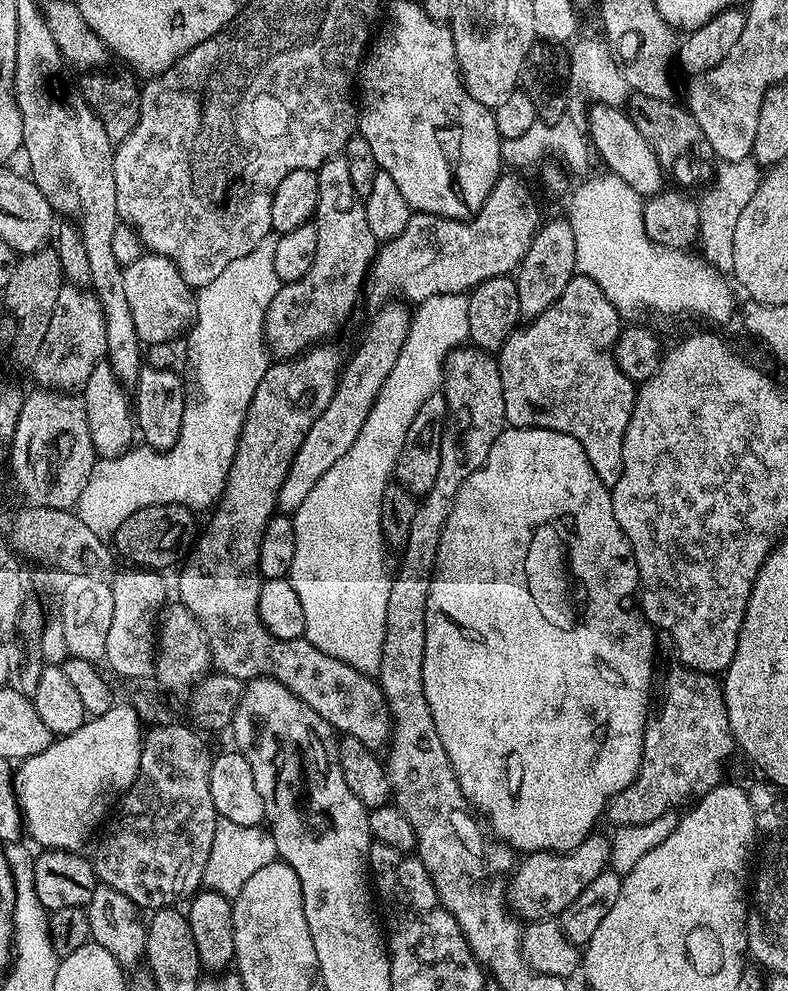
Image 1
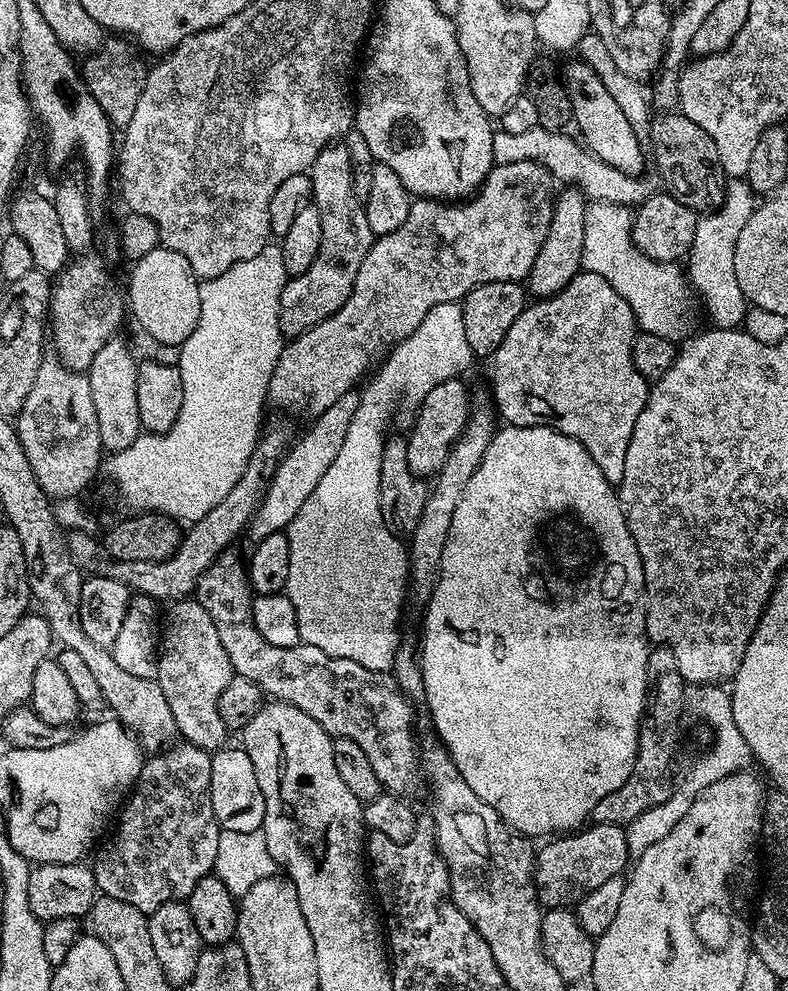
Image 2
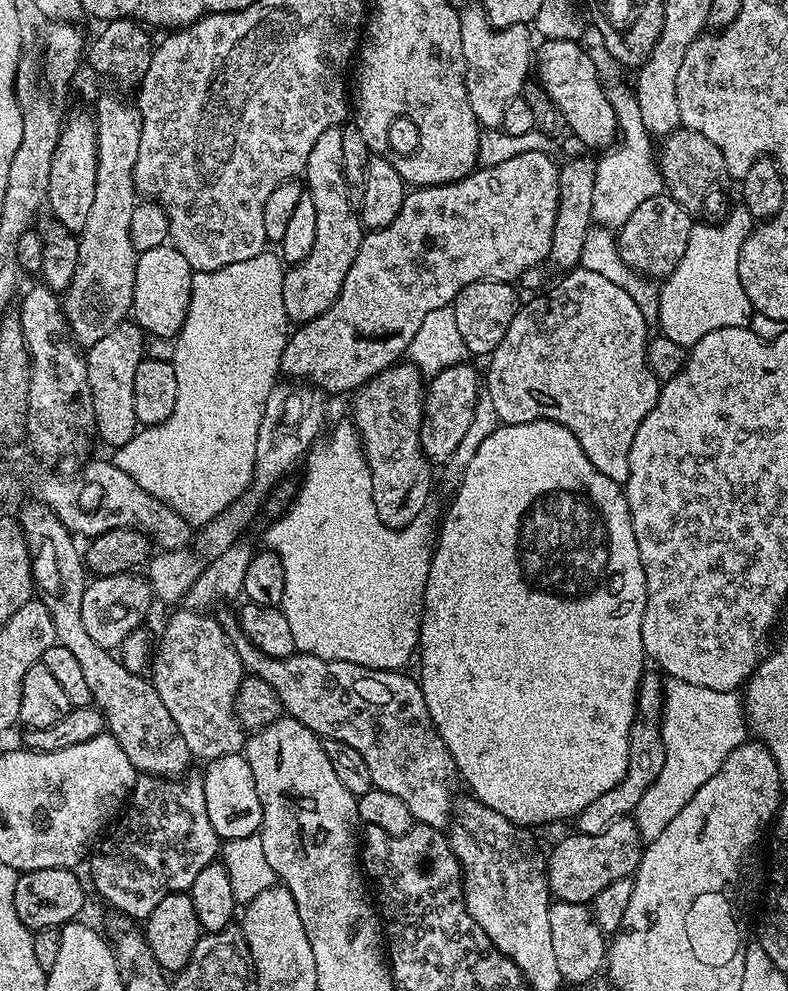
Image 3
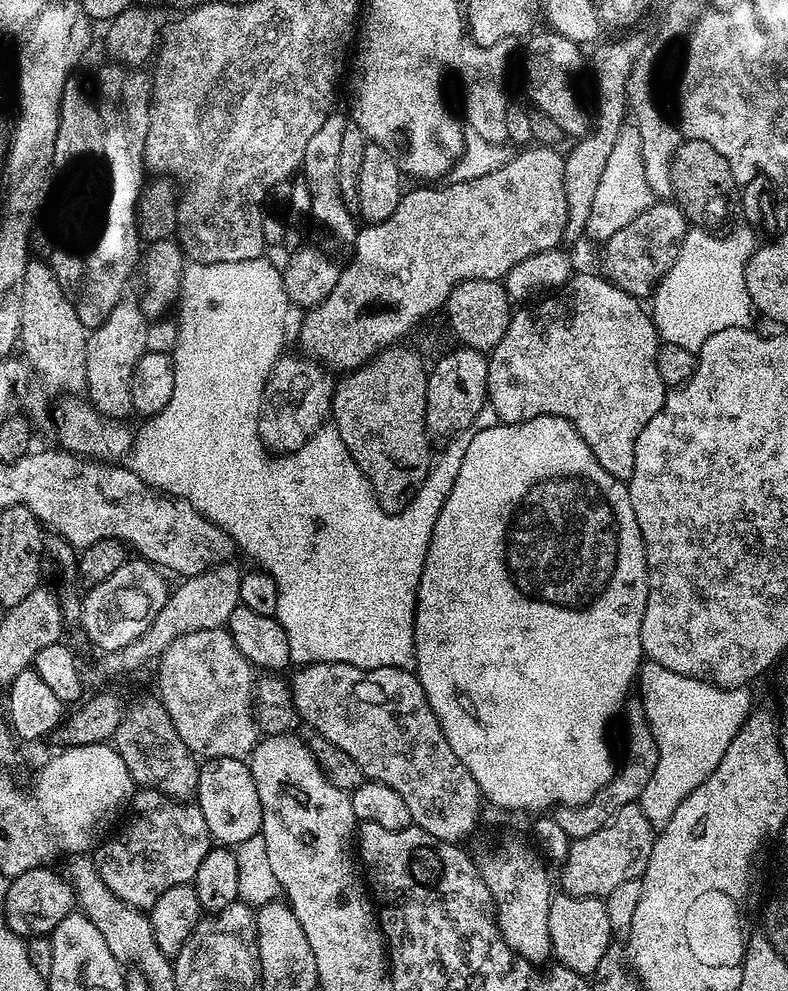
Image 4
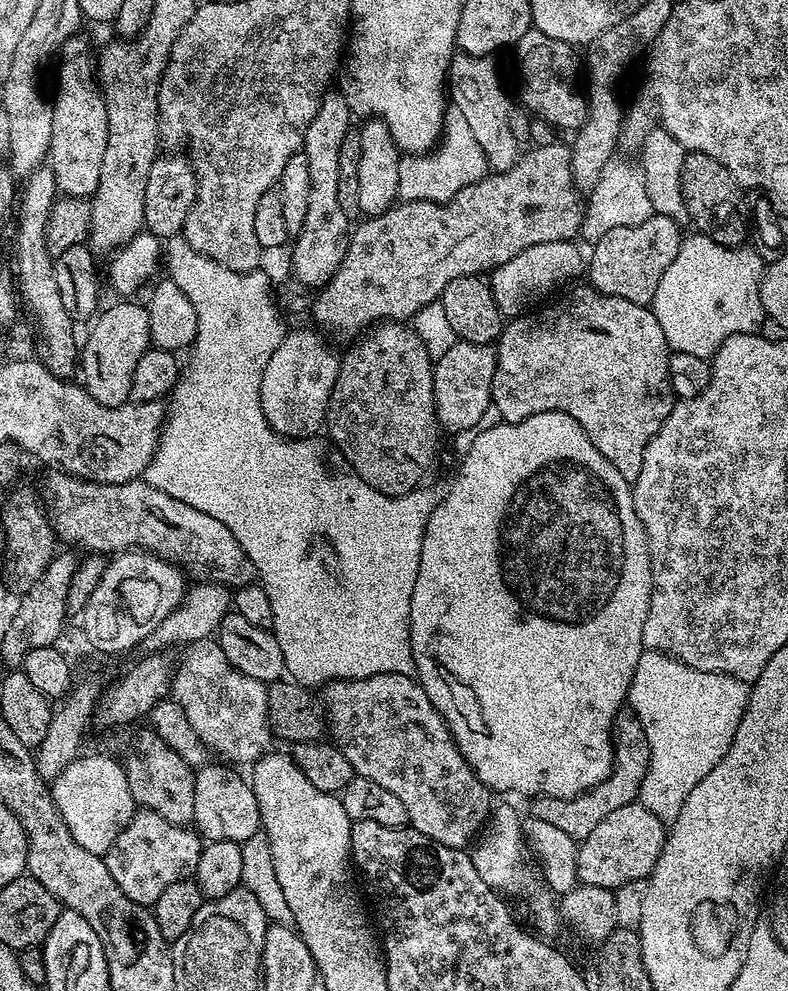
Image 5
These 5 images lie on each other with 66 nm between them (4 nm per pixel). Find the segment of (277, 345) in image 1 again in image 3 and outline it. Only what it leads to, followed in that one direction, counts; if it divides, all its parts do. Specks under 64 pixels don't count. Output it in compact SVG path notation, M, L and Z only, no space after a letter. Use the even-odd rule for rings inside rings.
M342 127L322 130L318 142L310 149L310 158L302 173L306 194L314 202L318 217L318 235L314 237L314 250L300 264L291 265L284 273L282 302L286 306L289 321L297 325L318 318L338 298L354 258L358 258L358 246L362 246L366 231L357 209L352 207L342 168Z

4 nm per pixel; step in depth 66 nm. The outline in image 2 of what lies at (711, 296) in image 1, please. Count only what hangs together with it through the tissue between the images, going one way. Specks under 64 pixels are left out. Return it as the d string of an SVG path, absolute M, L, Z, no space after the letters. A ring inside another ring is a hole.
M588 204L584 218L586 236L582 238L583 271L606 278L606 282L610 282L610 286L614 286L614 290L626 298L630 310L634 310L640 332L658 334L658 338L673 342L679 341L690 297L687 275L679 263L652 260L632 241L632 217L633 213L623 204Z

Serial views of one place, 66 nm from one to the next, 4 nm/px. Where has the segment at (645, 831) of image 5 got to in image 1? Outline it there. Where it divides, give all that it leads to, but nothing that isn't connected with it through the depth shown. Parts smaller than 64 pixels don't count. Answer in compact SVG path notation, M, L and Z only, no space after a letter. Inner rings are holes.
M593 834L588 836L574 850L569 852L530 852L524 860L515 865L508 882L507 901L511 911L521 921L550 920L558 918L609 867L608 859L612 849L611 839L607 835Z

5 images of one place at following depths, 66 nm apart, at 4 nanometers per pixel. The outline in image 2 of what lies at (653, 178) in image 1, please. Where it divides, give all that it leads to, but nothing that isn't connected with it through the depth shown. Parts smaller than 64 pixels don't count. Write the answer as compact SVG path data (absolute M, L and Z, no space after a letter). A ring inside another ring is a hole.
M580 58L574 59L573 64L563 65L562 79L564 89L568 92L568 101L572 107L571 123L576 124L579 139L582 141L585 149L591 152L596 159L608 163L612 167L616 167L620 172L625 172L630 176L641 175L645 171L644 156L646 160L646 152L643 152L642 142L635 136L634 130L630 126L630 122L626 122L626 117L618 108L618 102L612 97L612 90L603 85L603 82L596 76L596 72L585 64Z

